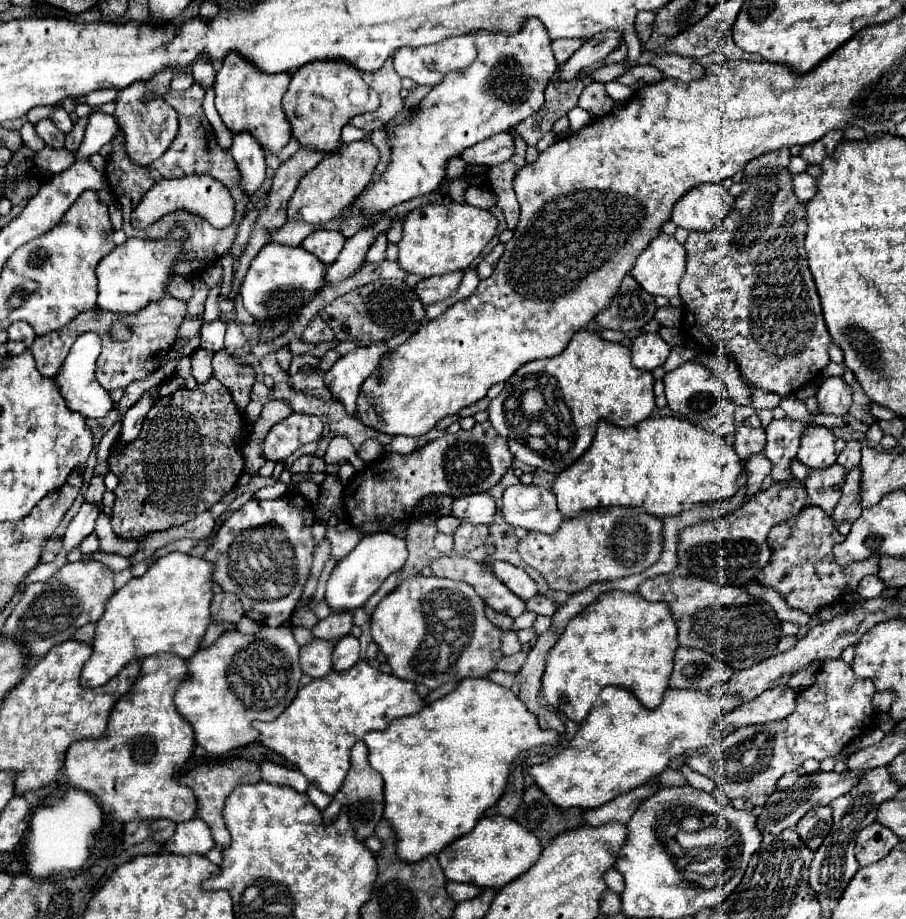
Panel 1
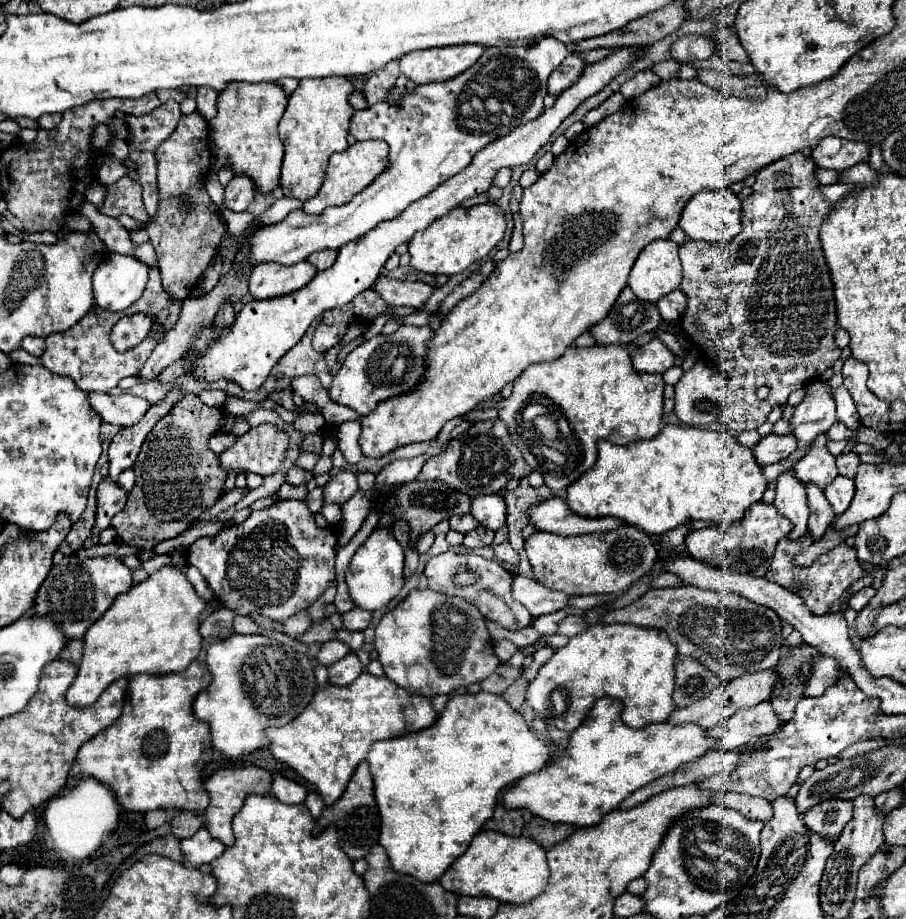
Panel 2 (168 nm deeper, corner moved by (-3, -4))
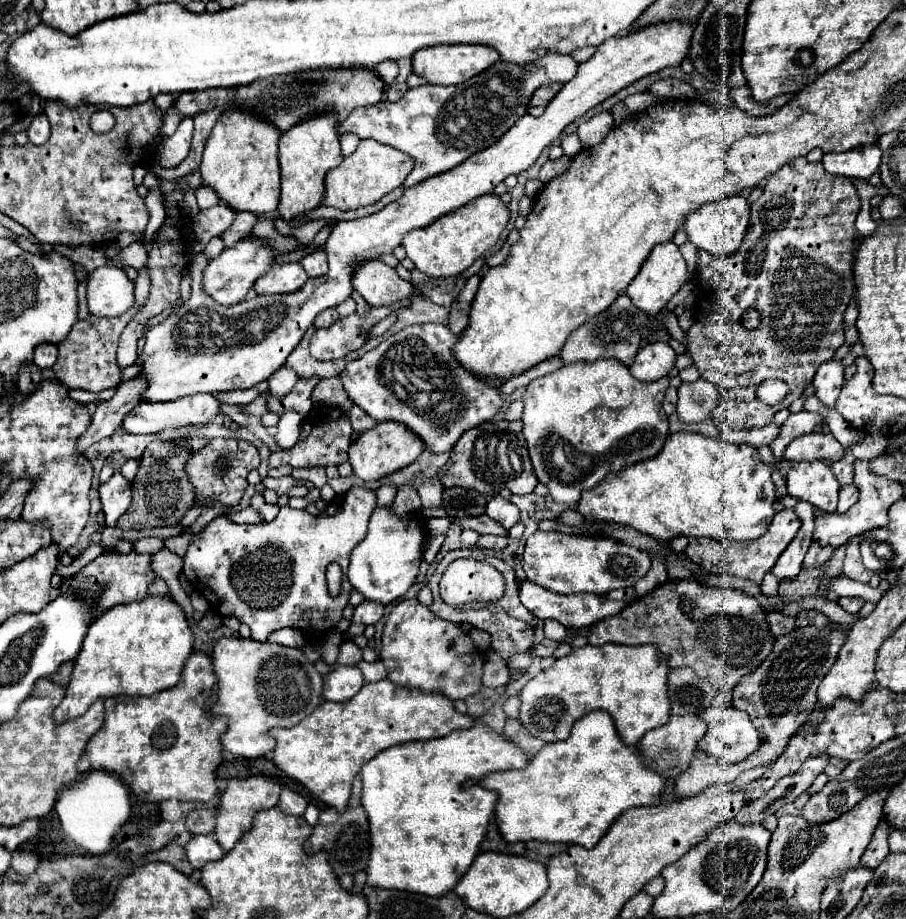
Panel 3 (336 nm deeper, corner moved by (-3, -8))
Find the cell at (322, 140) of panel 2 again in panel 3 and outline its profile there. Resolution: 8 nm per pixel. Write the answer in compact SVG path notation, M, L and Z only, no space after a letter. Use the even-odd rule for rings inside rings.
M314 117L310 121L298 123L290 133L282 133L278 141L280 149L280 175L282 175L282 195L278 213L286 223L292 223L296 217L304 217L308 211L316 209L324 201L324 175L328 169L342 163L340 141L338 141L338 123L334 117Z

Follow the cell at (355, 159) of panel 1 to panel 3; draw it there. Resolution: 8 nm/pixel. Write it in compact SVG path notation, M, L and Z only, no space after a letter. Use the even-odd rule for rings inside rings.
M364 139L358 143L358 149L354 151L354 155L346 157L336 169L330 169L326 173L324 205L336 207L340 211L350 211L356 207L372 205L386 193L400 187L404 179L408 177L408 173L412 171L412 167L414 167L414 159L408 157L406 153L390 145L378 143L374 139Z

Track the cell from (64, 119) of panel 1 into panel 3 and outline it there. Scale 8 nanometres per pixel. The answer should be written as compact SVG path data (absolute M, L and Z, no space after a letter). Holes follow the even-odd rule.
M44 113L34 117L34 121L32 121L30 129L28 129L28 137L30 137L30 141L34 145L44 145L48 141L48 137L50 137L50 121L48 121L48 117Z

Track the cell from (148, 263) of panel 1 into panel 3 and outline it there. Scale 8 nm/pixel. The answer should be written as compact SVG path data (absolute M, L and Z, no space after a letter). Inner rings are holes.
M102 265L92 271L86 287L90 315L114 317L126 311L134 299L134 283L114 265Z

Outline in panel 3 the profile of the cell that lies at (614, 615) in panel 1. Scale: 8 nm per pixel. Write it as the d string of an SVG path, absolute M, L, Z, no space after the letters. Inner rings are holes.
M586 645L570 655L556 659L550 669L530 679L520 693L520 717L528 735L546 743L564 741L576 719L588 711L604 709L612 715L616 731L624 745L636 745L640 737L670 719L670 701L666 693L666 659L654 647L624 645Z

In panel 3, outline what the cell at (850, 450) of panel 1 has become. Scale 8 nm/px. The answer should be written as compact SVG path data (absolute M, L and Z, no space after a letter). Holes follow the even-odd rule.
M850 459L838 461L838 465L832 465L832 471L834 471L840 485L850 485L854 479L854 467L852 467Z

